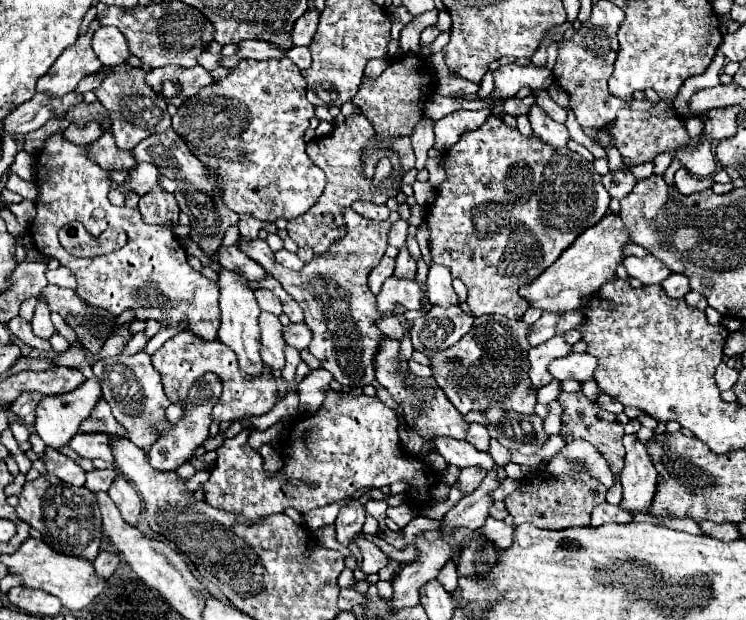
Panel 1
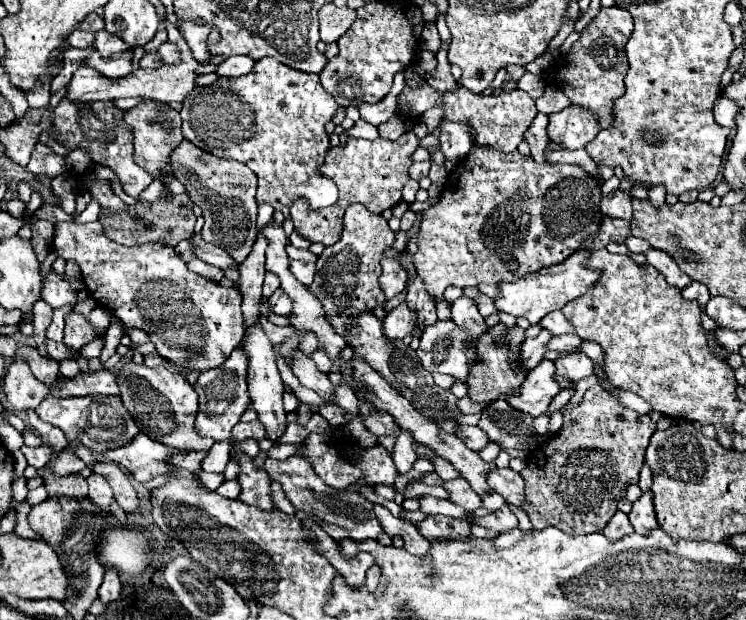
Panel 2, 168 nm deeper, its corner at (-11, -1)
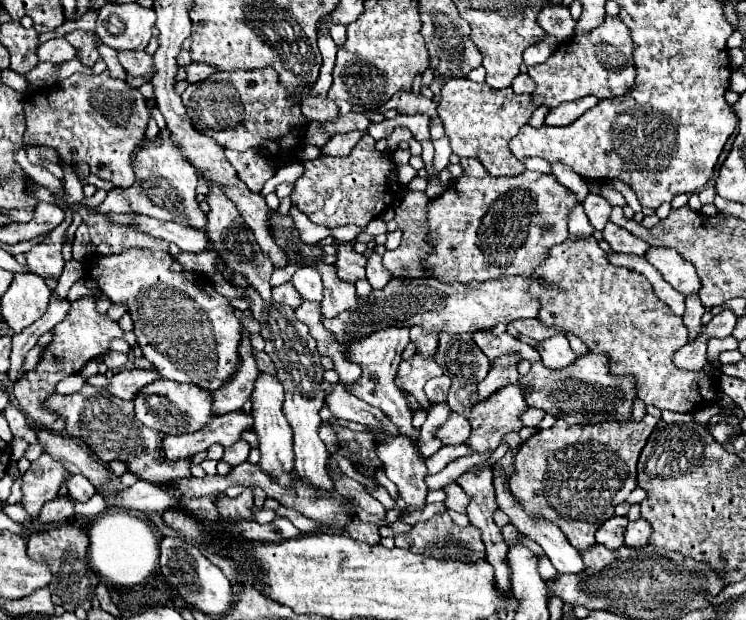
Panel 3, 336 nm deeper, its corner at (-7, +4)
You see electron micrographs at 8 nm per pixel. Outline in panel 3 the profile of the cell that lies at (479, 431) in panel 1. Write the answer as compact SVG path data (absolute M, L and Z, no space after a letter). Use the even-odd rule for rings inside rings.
M453 412L449 420L437 430L437 438L441 438L443 444L463 444L469 440L469 436L471 436L471 426L457 412Z

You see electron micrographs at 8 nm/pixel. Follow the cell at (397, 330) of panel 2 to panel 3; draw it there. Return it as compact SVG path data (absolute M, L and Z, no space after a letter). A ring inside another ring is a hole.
M383 328L383 330L373 332L363 342L357 342L351 348L347 348L347 354L349 354L351 362L357 362L363 368L363 376L357 380L357 384L349 386L347 390L351 394L359 396L361 400L365 400L367 404L381 408L387 416L391 416L391 420L395 420L395 424L399 424L403 434L407 434L415 442L419 442L421 432L417 428L413 428L413 424L411 424L413 416L407 410L405 396L395 386L395 374L397 374L397 368L399 368L399 362L401 362L401 352L405 350L407 344L409 344L409 328Z

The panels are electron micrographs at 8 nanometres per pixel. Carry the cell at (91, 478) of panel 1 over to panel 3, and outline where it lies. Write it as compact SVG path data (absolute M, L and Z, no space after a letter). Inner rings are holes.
M79 474L69 478L67 490L69 490L69 494L71 494L77 502L87 502L87 500L97 492L95 486L93 486L85 476L79 476Z

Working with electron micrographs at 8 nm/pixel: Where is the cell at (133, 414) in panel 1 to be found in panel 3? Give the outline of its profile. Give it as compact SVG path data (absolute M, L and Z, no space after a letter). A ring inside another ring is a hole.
M159 378L155 380L155 384L147 384L147 388L143 388L143 392L139 392L139 396L135 396L133 400L135 404L135 414L137 420L141 424L145 424L147 428L153 428L157 432L163 434L187 434L187 432L195 432L199 428L203 428L211 418L211 394L195 384L179 384L175 380L167 380L167 378ZM149 396L161 396L161 404L151 404L147 402Z

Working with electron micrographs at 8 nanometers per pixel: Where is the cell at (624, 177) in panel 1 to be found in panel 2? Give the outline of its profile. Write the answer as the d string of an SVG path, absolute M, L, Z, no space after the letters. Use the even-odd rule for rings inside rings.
M619 189L609 193L609 195L603 195L599 207L601 207L601 213L605 217L625 219L625 221L631 219L631 199L623 191L619 191Z

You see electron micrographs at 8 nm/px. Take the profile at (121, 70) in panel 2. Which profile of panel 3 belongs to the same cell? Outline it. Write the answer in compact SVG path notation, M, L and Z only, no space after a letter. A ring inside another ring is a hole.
M117 52L117 58L121 62L121 66L127 70L127 74L131 76L145 76L151 78L153 76L153 60L147 52Z

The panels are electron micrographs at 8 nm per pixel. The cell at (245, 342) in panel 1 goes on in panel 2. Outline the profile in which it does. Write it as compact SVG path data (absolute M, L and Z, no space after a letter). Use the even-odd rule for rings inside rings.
M253 325L249 327L249 333L243 341L243 349L245 353L249 355L249 375L247 375L247 381L249 381L249 395L251 395L251 403L253 403L253 409L257 411L257 419L263 423L265 431L267 431L267 439L271 439L273 443L277 443L283 433L285 433L285 427L287 427L287 413L283 409L283 381L281 381L281 375L277 371L277 363L275 363L275 351L273 351L273 345L269 341L269 337L263 333L261 325Z

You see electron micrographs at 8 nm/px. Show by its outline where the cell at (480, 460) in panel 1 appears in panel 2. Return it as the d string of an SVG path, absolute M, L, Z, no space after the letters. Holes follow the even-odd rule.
M509 467L503 469L495 469L495 473L491 473L491 477L487 477L489 485L493 491L497 491L507 505L519 507L523 509L525 505L525 481L519 473L511 471Z

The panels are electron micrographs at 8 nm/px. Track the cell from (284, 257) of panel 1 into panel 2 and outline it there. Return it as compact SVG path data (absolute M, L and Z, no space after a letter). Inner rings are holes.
M291 261L291 273L303 283L303 285L311 285L313 277L315 277L315 263L303 263L303 261Z

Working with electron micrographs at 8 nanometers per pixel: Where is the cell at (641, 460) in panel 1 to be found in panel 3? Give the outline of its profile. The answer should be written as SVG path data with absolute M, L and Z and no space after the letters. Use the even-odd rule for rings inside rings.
M635 520L635 522L629 522L627 526L627 532L625 532L625 544L631 546L631 548L639 548L643 544L647 544L651 536L651 524L647 524L645 520Z

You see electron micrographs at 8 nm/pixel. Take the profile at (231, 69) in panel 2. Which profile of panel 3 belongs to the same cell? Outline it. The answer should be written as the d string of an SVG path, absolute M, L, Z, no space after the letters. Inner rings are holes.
M189 64L187 66L187 82L201 82L207 80L213 72L217 72L217 68L211 68L211 64Z

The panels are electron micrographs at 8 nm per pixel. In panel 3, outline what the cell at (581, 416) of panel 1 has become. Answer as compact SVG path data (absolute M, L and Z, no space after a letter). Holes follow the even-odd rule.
M645 414L641 420L607 420L587 426L569 426L565 420L557 420L551 428L535 432L527 442L521 444L515 454L515 472L511 474L511 492L523 502L529 514L539 514L561 528L565 538L577 548L589 548L595 542L599 526L615 516L615 506L625 502L637 486L637 458L653 432L659 418Z

